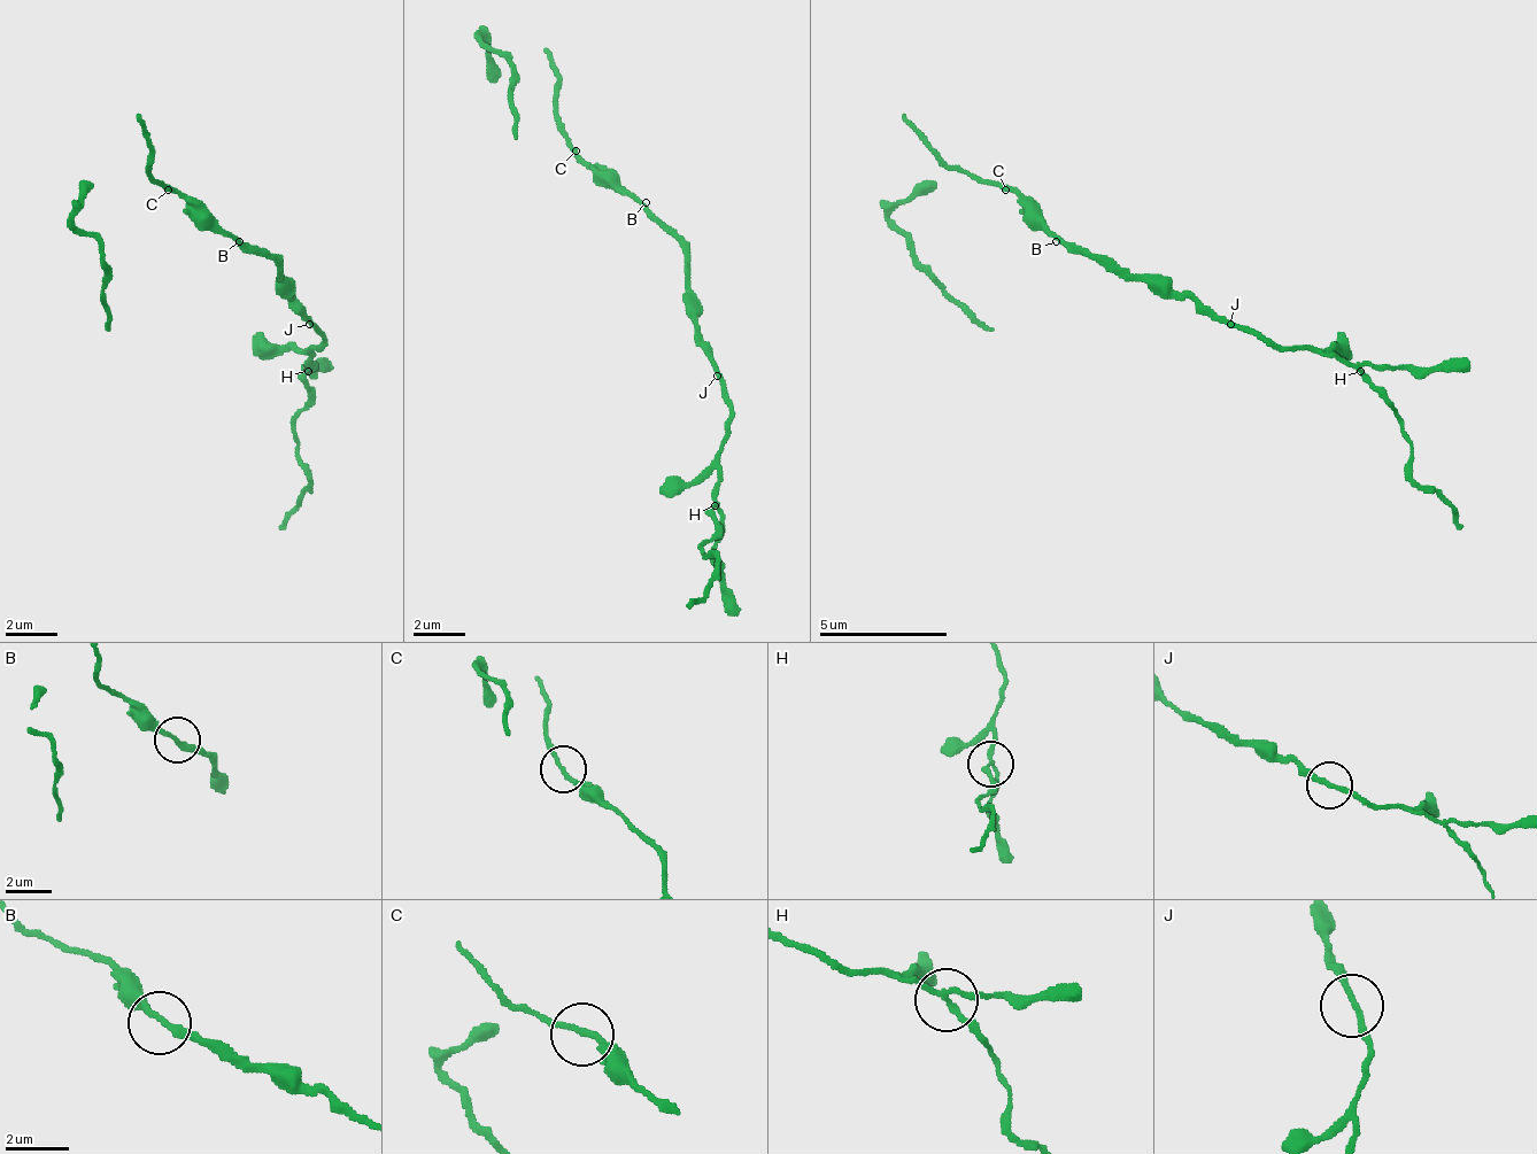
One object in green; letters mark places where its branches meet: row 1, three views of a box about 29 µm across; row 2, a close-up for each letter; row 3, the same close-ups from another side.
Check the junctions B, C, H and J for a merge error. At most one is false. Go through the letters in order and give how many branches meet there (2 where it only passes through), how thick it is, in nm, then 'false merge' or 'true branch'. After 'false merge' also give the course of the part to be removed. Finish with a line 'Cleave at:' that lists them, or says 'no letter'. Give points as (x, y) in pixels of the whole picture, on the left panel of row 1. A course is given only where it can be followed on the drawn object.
B: 2 branches meet; 190 nm thick; true branch
C: 2 branches meet; 160 nm thick; true branch
H: 3 branches meet; 160 nm thick; false merge; foreign part runs (309, 369), (296, 415), (303, 472), (309, 492), (277, 529)
J: 2 branches meet; 180 nm thick; true branch
Cleave at: H

